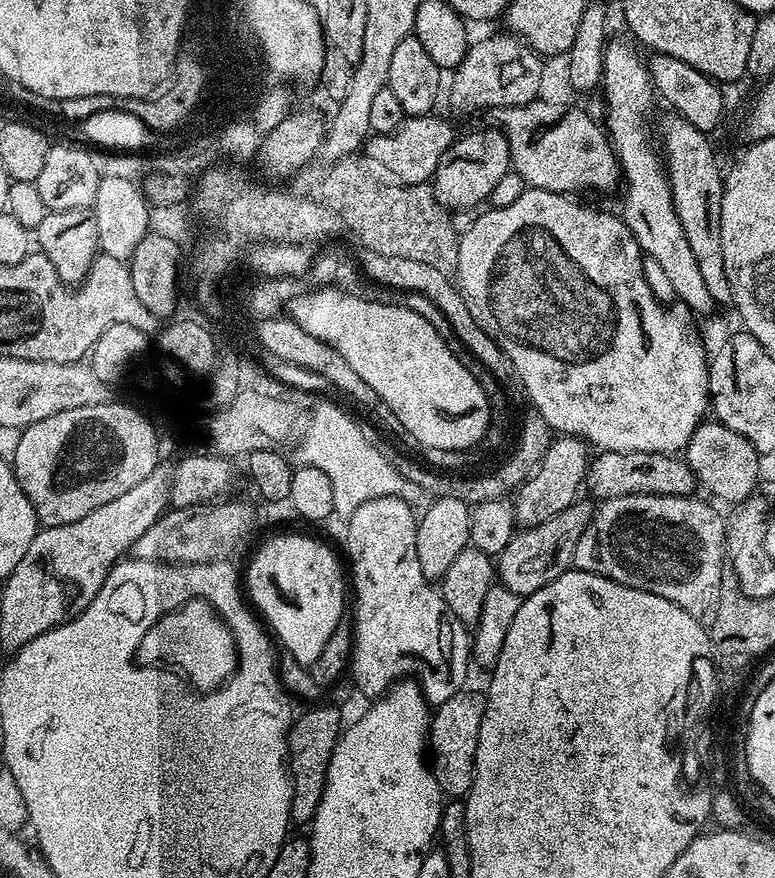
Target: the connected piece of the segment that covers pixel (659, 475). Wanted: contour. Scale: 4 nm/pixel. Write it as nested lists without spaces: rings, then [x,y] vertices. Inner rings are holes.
[[[600,452],[589,463],[586,492],[596,502],[622,498],[630,494],[651,496],[690,496],[697,491],[698,481],[690,466],[679,455],[666,452]]]

